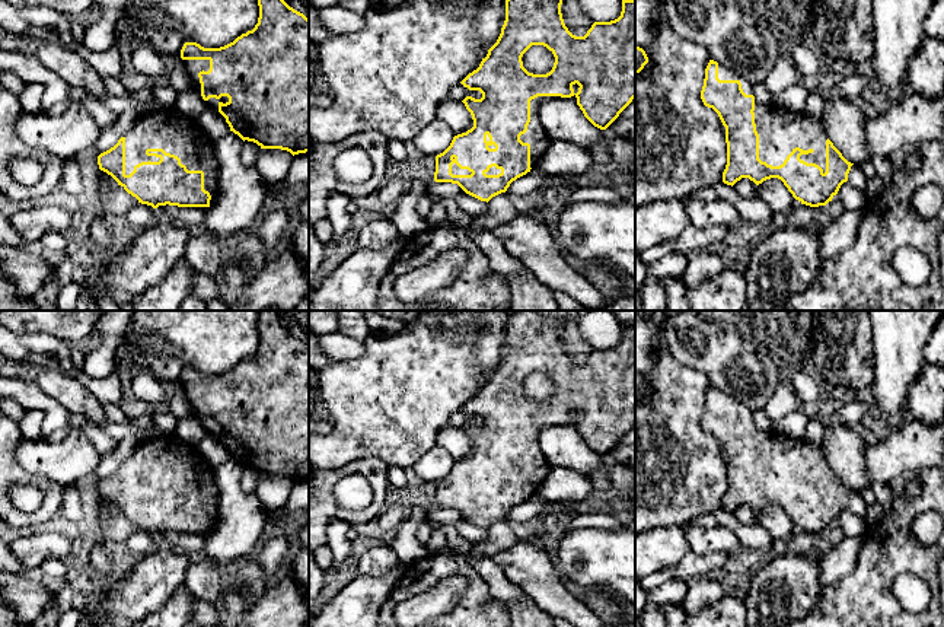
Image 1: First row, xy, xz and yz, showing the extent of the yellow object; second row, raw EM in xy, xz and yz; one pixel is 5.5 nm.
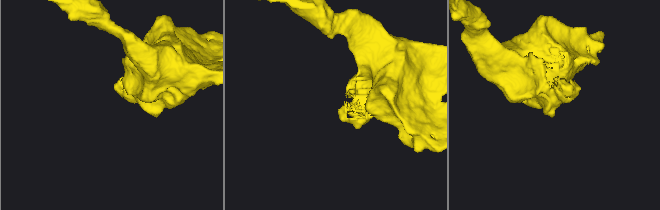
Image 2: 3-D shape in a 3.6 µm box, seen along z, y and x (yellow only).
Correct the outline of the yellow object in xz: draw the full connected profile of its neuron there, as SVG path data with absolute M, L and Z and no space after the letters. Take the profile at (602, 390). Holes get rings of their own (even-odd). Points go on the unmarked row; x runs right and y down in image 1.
M519 311L510 315L506 327L506 347L497 369L488 376L479 394L460 410L479 417L481 426L466 423L462 429L471 439L473 453L453 464L450 472L436 483L436 509L457 510L466 521L489 528L506 519L513 507L538 494L549 472L549 464L540 452L538 436L548 426L577 424L584 443L597 455L606 456L635 424L635 327L622 327L621 343L610 348L594 348L584 363L573 362L564 350L562 318L548 318L538 311ZM532 372L546 373L555 383L546 401L533 401L523 394L522 383Z

